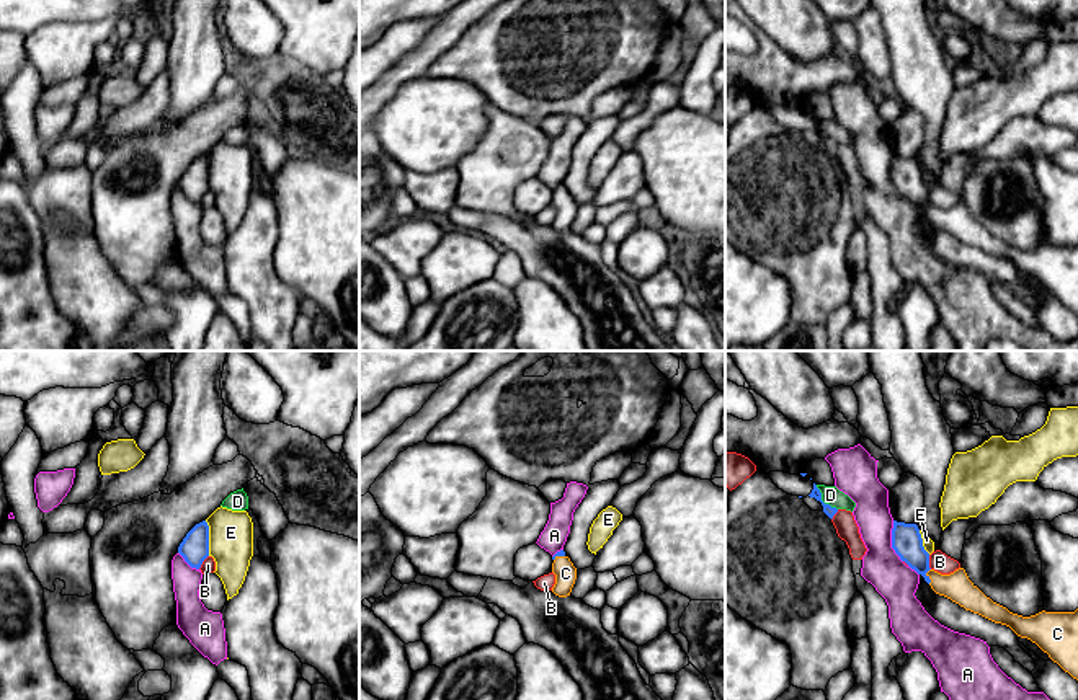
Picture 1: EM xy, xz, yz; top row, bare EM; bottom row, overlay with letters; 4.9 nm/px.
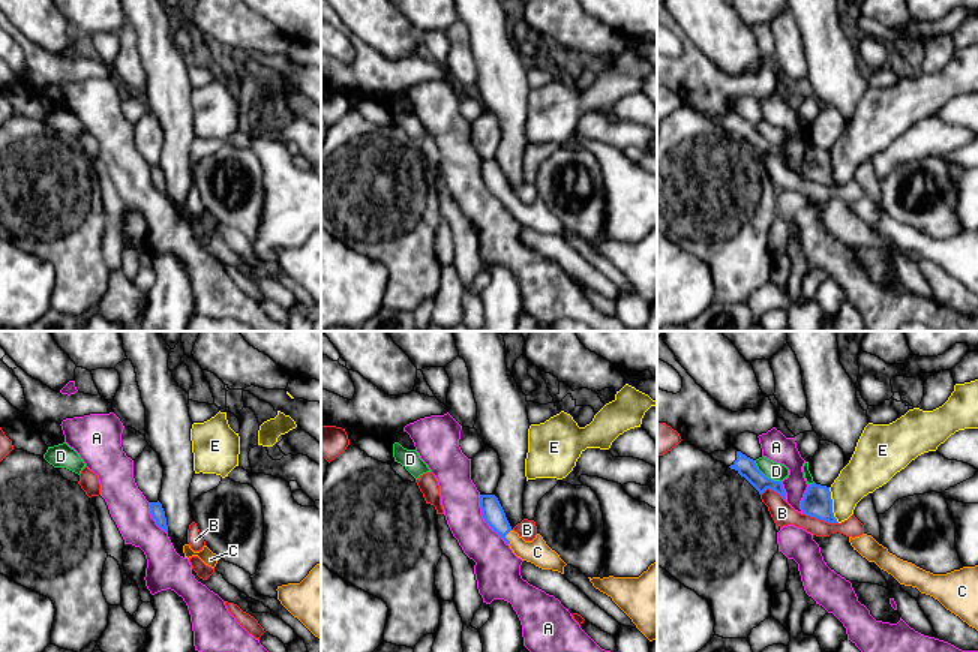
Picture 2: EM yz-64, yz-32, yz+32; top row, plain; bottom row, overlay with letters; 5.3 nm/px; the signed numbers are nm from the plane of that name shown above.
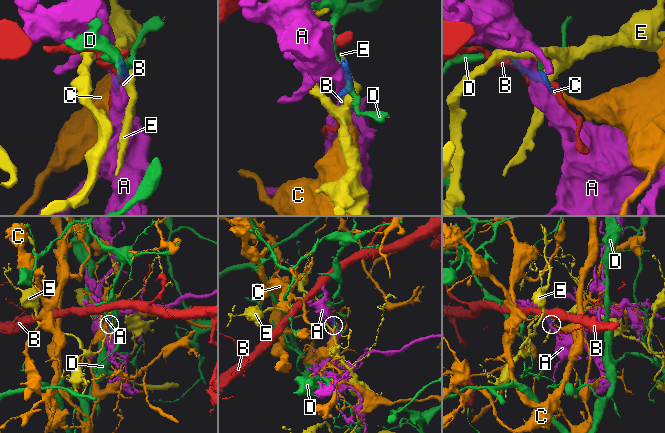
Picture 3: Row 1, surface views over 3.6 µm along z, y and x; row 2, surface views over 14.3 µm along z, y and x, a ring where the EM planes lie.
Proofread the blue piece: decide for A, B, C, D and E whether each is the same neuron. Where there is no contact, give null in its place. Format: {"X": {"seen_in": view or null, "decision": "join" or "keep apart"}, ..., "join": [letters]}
{"A": {"seen_in": "yz", "decision": "keep apart"}, "B": {"seen_in": "yz", "decision": "keep apart"}, "C": {"seen_in": "yz", "decision": "join"}, "D": {"seen_in": "yz", "decision": "keep apart"}, "E": {"seen_in": "xy", "decision": "keep apart"}, "join": ["C"]}

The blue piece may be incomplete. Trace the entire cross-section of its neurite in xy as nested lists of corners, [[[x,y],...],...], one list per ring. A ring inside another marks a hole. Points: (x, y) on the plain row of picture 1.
[[[206,155],[196,158],[183,173],[178,188],[185,196],[199,204],[203,196],[209,191],[209,160]]]

